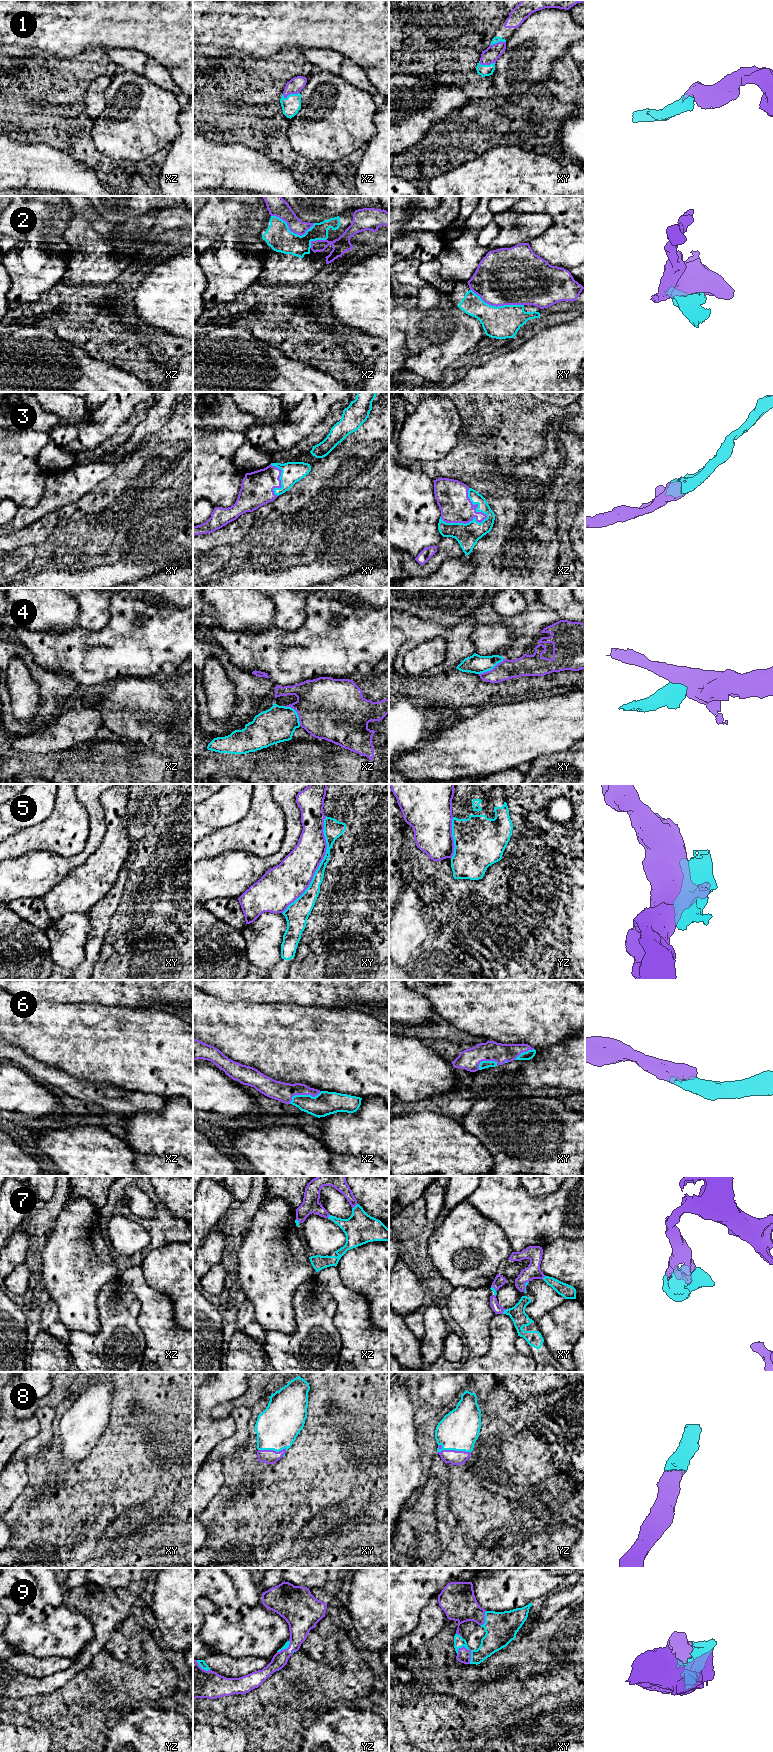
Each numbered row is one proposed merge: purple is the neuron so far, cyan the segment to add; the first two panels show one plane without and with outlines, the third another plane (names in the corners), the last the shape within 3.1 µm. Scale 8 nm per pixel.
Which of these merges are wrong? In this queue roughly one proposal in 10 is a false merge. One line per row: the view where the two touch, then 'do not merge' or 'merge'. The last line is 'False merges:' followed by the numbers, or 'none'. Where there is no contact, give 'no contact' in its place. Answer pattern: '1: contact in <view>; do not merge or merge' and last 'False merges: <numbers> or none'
1: contact in xz; merge
2: contact in xy; do not merge
3: contact in xz; merge
4: contact in xy; do not merge
5: contact in xy; do not merge
6: contact in xz; merge
7: contact in xz; merge
8: contact in yz; merge
9: contact in xy; merge
False merges: 2, 4, 5

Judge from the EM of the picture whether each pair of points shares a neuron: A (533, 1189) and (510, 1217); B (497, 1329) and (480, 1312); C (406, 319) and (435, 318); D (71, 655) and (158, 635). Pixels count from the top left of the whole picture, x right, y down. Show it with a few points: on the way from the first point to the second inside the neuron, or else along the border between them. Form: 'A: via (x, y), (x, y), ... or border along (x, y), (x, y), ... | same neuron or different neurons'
A: border along (523, 1186), (532, 1196), (546, 1196), (552, 1193) | different neurons
B: border along (495, 1314), (490, 1322), (490, 1346) | different neurons
C: via (413, 318), (428, 318) | same neuron
D: via (93, 655), (111, 654), (136, 642) | same neuron

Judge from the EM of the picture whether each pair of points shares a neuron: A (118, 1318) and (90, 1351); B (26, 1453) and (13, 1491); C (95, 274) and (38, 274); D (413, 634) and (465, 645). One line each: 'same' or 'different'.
A: same
B: different
C: different
D: same

